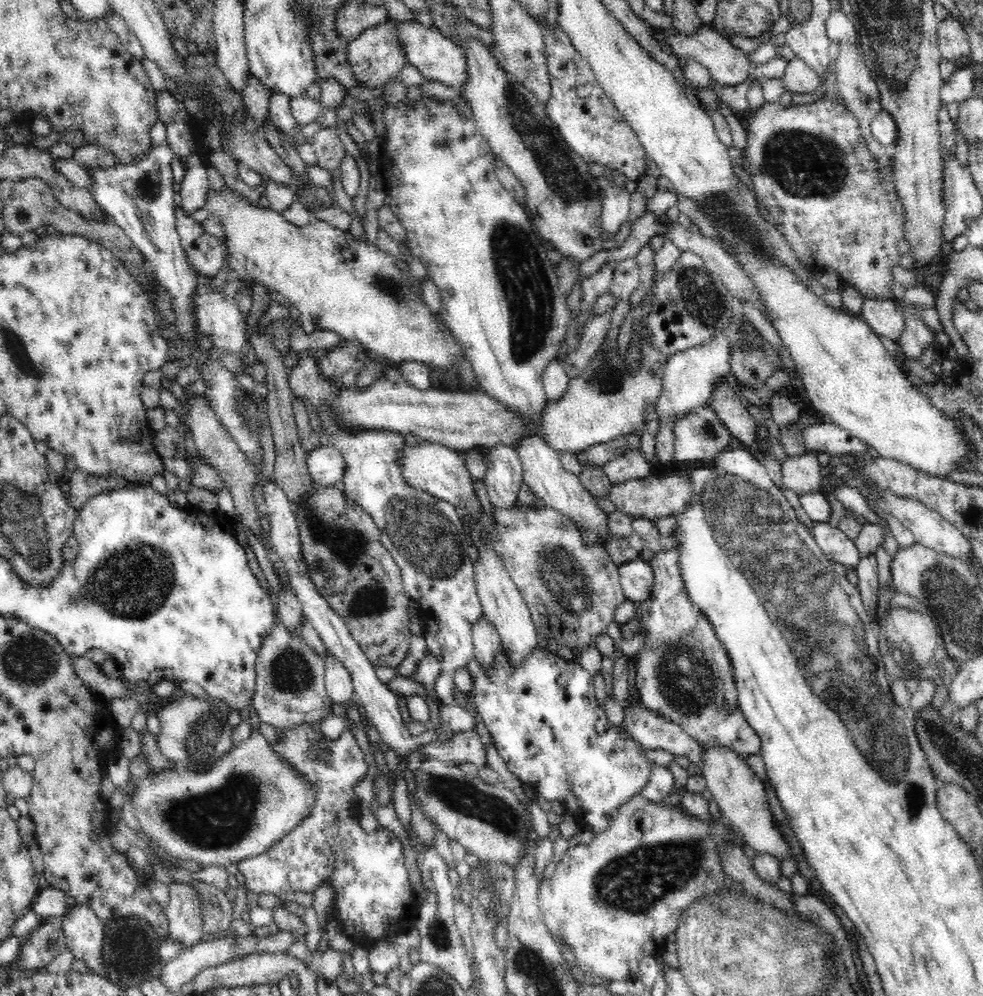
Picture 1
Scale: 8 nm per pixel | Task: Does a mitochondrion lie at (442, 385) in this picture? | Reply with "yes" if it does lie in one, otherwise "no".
no

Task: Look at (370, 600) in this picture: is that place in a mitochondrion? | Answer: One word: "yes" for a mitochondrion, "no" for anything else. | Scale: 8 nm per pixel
yes

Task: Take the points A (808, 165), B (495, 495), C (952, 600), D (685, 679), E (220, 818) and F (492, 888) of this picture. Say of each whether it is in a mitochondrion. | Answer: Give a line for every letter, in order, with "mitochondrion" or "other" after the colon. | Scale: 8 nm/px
A: mitochondrion
B: other
C: mitochondrion
D: mitochondrion
E: mitochondrion
F: mitochondrion

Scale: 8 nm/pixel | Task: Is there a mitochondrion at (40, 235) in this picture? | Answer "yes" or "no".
no

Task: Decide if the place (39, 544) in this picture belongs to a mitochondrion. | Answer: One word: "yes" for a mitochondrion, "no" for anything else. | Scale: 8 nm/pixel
yes

